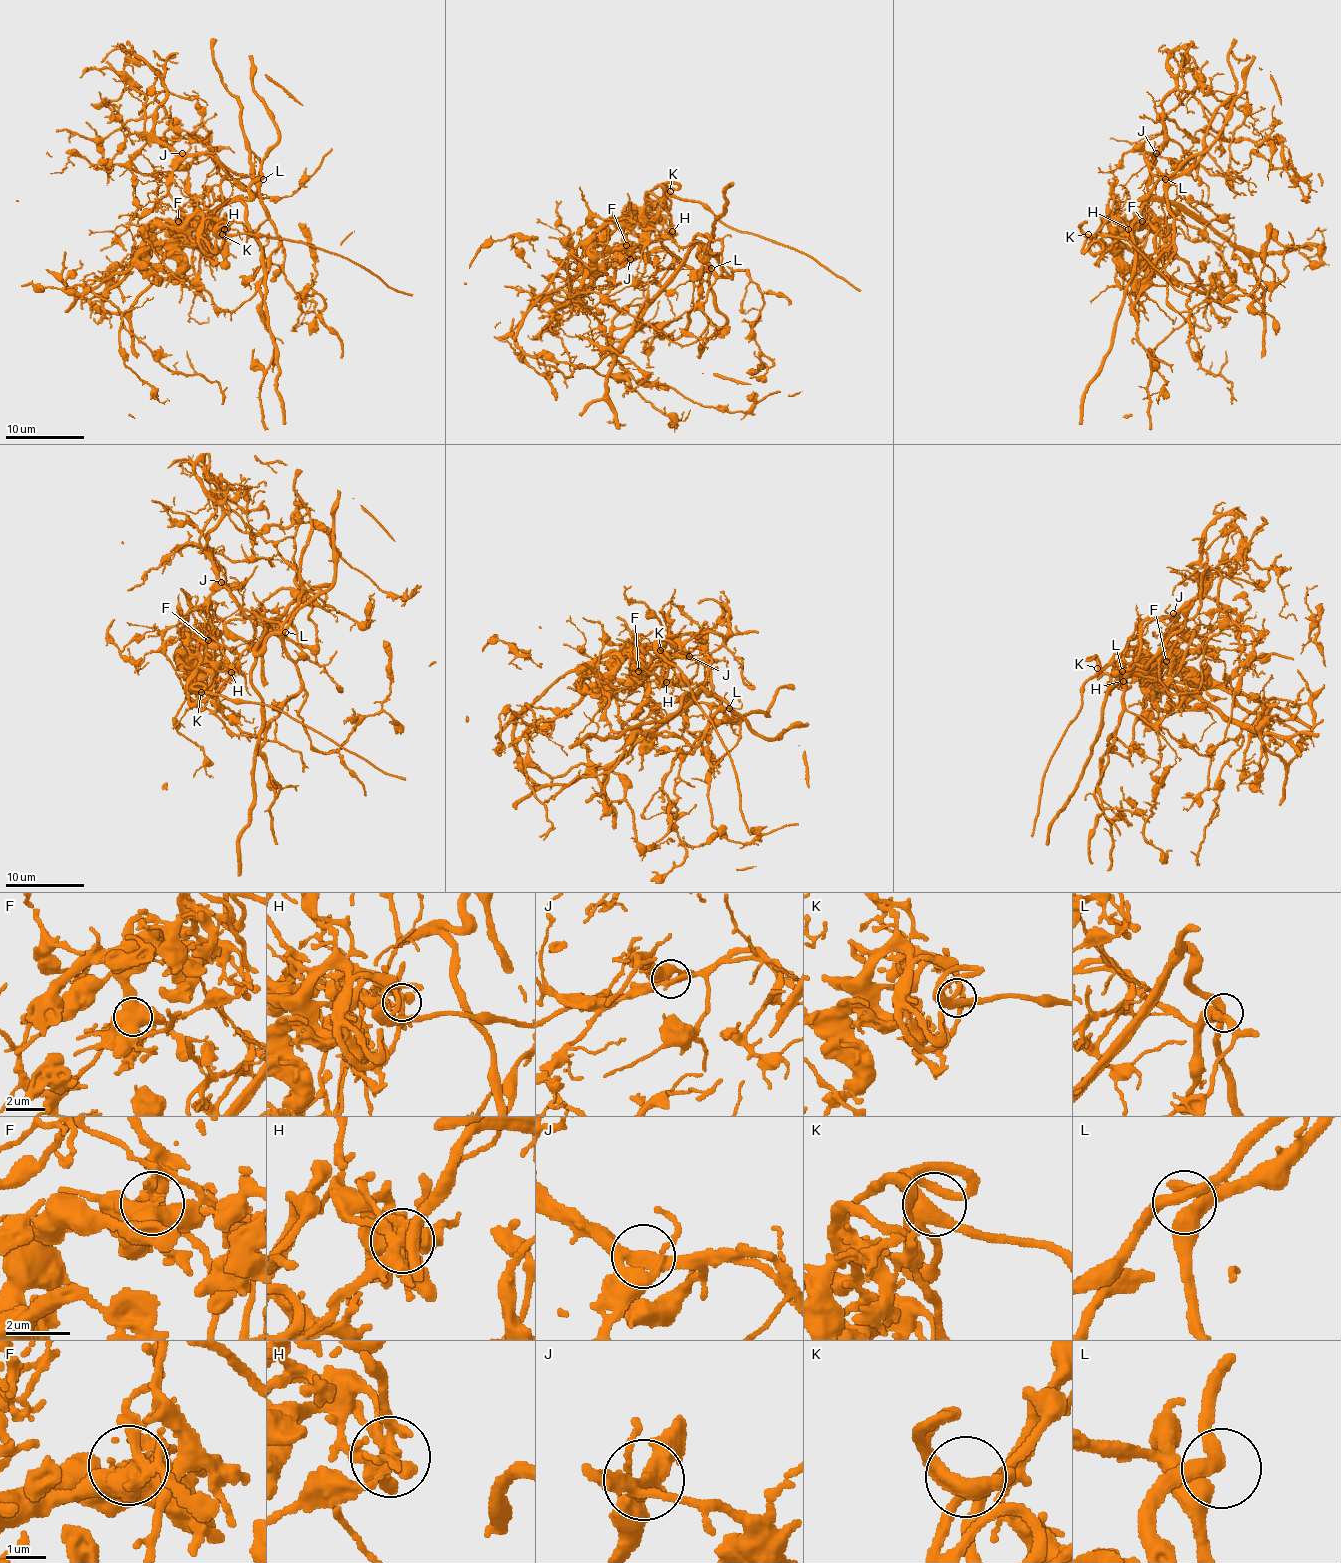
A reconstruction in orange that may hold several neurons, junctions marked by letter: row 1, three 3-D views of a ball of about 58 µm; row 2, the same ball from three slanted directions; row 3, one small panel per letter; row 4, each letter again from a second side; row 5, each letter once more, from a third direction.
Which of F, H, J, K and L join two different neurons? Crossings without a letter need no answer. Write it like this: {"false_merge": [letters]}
{"false_merge": ["F", "H", "J"]}

